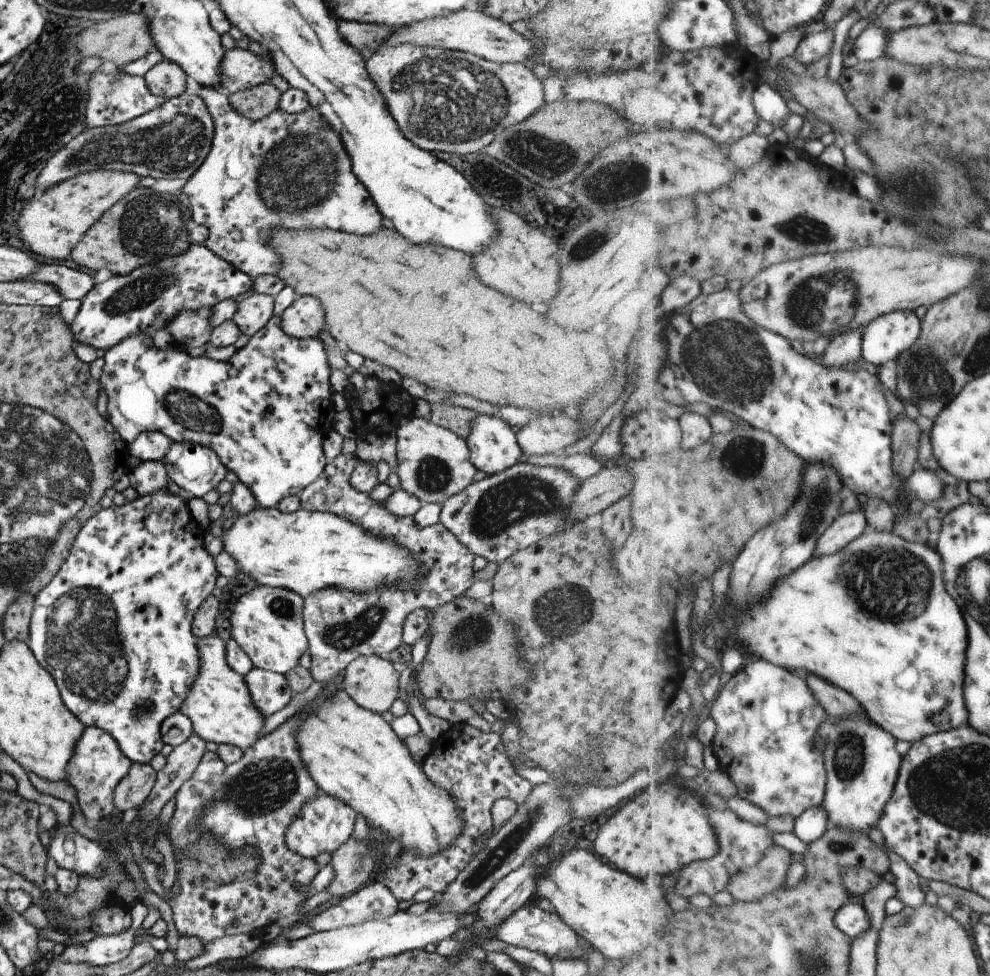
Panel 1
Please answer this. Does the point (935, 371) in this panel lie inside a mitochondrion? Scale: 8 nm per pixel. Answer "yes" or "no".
yes

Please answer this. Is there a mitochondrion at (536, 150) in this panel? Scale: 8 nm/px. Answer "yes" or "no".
yes

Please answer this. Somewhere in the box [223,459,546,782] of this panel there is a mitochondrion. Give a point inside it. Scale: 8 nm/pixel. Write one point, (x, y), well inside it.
(346, 635)

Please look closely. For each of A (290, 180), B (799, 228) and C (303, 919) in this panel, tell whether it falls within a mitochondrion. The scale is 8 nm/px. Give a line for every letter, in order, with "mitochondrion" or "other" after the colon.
A: mitochondrion
B: mitochondrion
C: other

